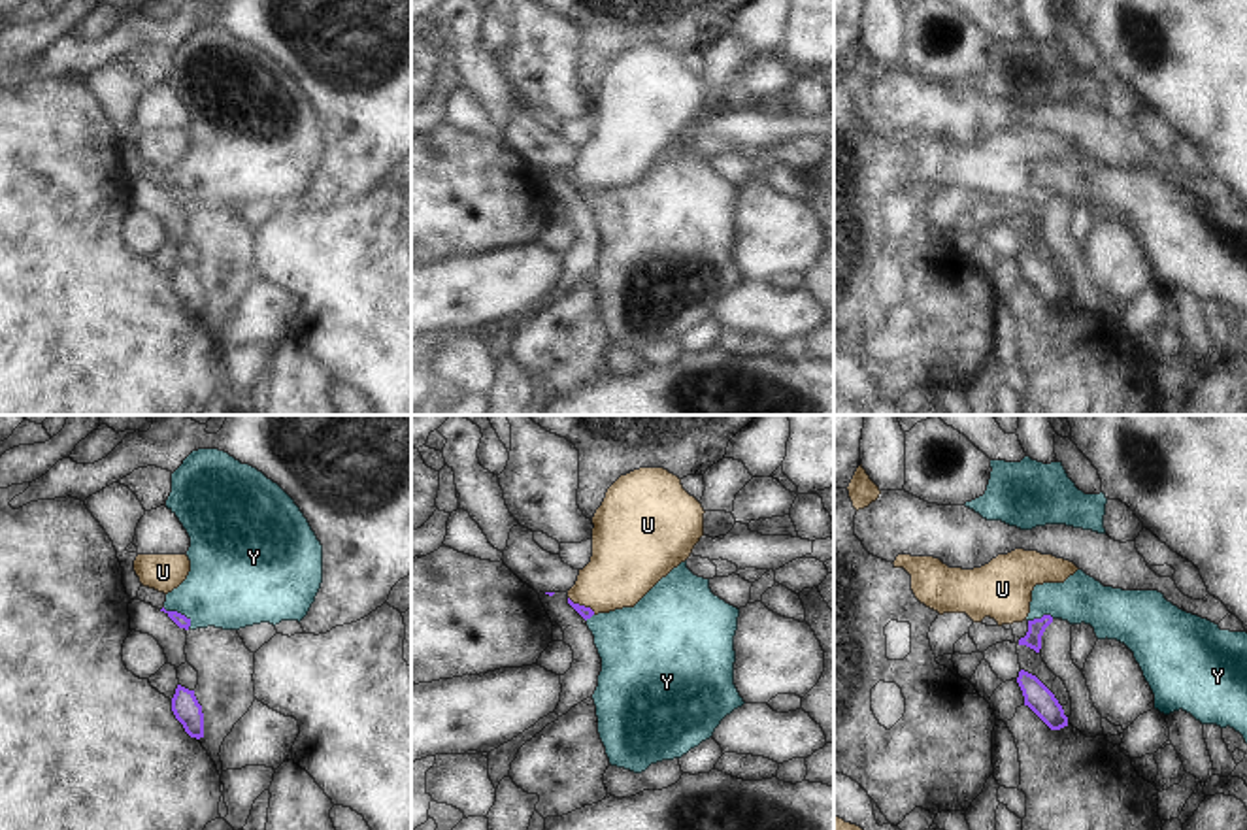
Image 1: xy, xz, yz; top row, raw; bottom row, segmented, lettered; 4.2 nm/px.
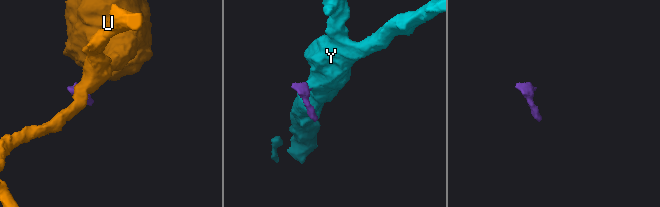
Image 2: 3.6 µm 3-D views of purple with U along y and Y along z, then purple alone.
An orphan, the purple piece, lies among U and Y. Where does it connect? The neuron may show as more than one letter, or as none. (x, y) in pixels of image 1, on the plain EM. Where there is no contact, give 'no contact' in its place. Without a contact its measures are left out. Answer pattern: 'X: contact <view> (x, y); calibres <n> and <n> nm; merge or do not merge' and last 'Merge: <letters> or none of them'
U: contact xz (581, 183); calibres 50 and 300 nm; do not merge
Y: contact xy (176, 189); calibres 60 and 360 nm; merge
Merge: Y

